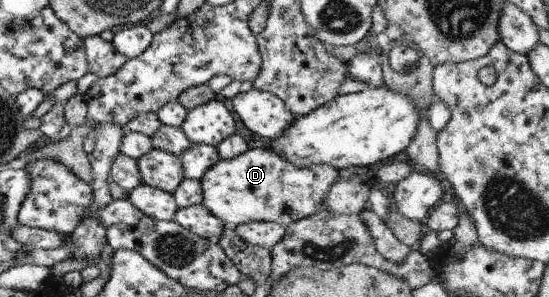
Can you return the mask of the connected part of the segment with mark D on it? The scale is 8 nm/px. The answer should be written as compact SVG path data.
M267 148L247 149L241 155L233 159L219 159L213 167L209 167L203 177L199 179L201 186L201 203L207 211L222 221L223 227L234 229L237 225L249 222L273 222L286 228L293 221L315 215L323 210L323 197L329 191L329 187L338 179L338 171L331 169L329 165L313 165L309 169L305 167L293 167L285 159L281 159L277 153Z

